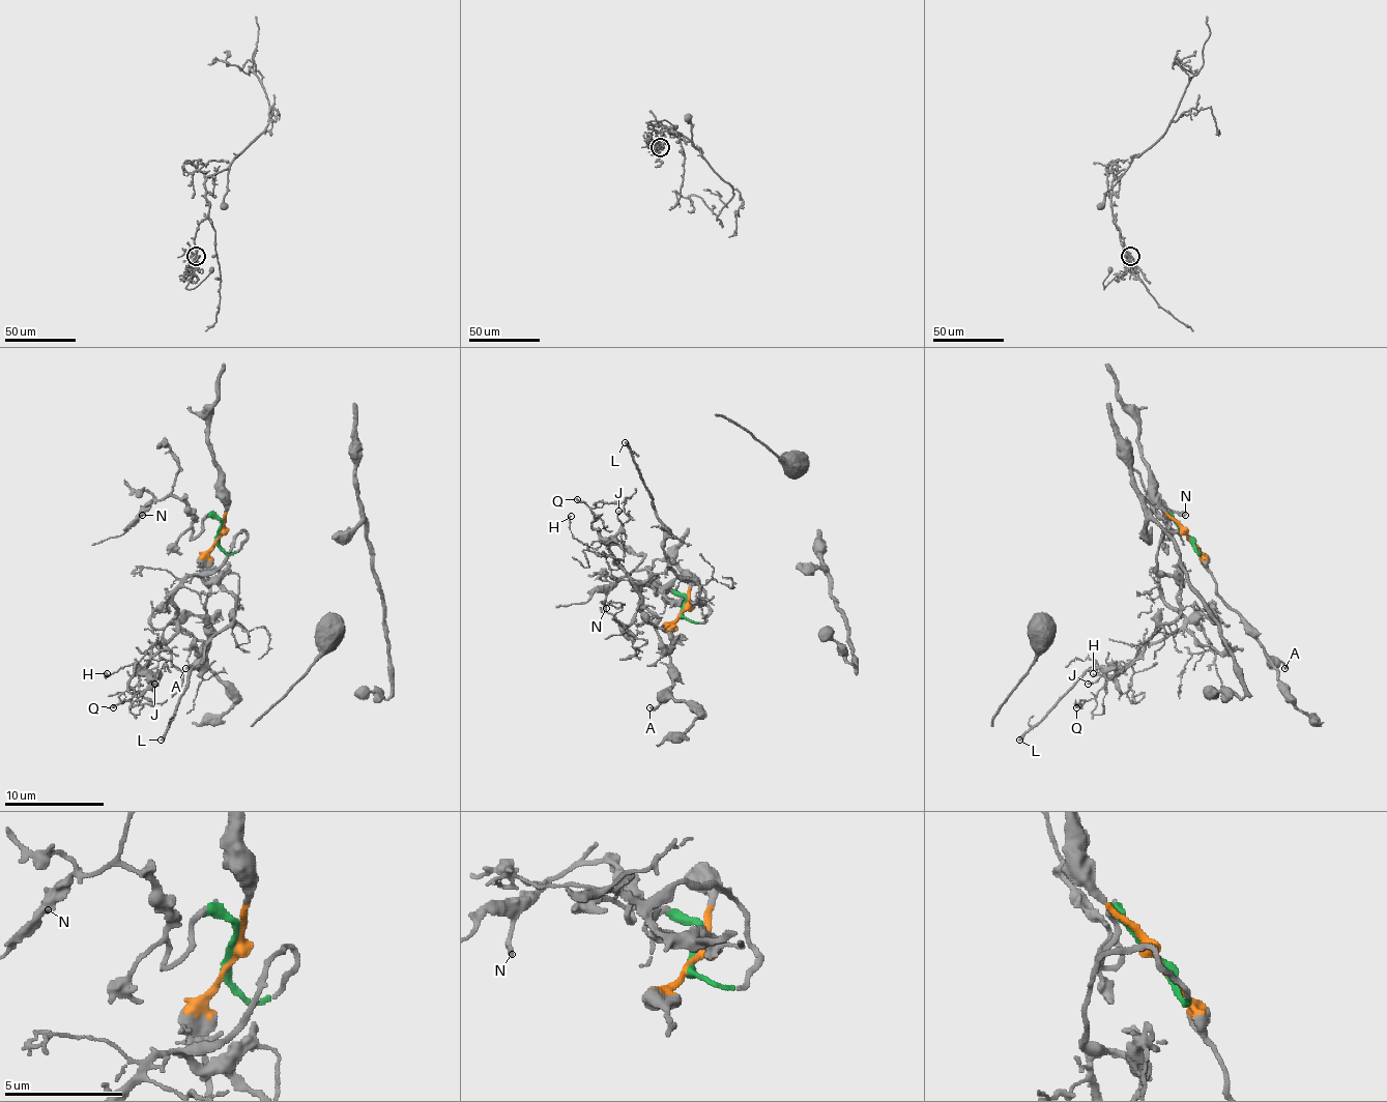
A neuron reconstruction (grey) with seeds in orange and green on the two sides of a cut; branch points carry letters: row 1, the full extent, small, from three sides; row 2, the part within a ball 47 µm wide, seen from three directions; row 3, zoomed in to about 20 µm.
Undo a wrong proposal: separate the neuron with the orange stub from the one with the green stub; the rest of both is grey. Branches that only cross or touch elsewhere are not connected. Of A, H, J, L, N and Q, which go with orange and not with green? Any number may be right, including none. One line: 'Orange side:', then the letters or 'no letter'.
Orange side: A

